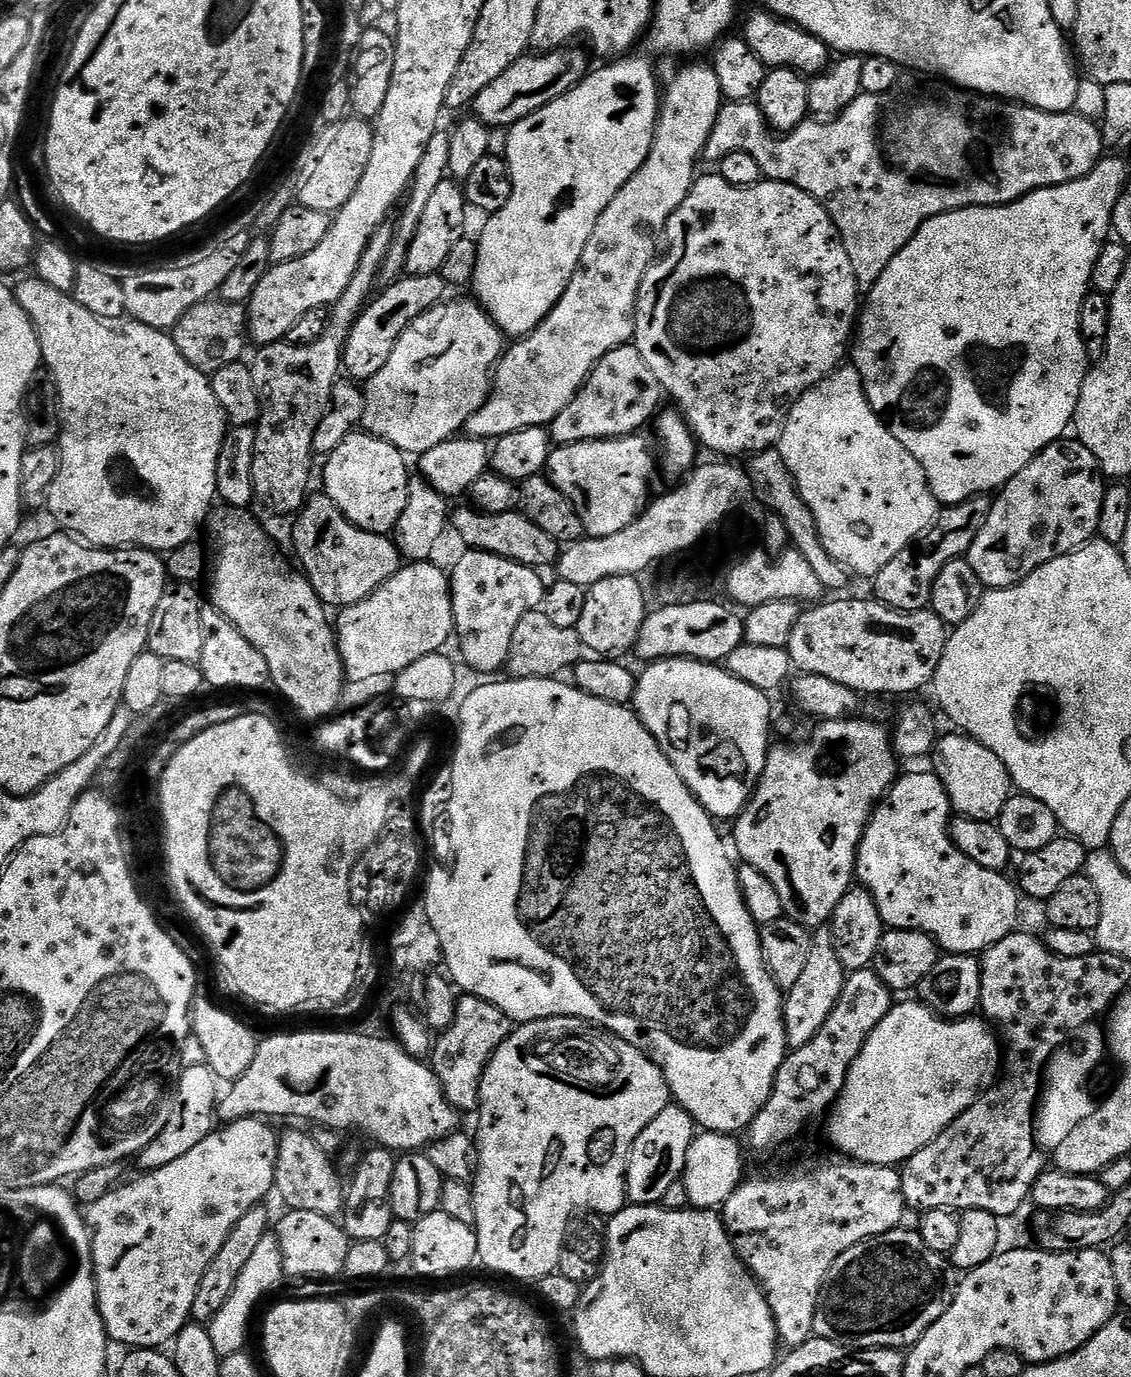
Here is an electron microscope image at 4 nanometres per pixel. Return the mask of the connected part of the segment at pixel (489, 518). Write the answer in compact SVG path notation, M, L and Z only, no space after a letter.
M465 506L451 513L450 528L453 533L456 531L460 535L465 549L489 552L524 564L527 568L545 570L544 568L550 567L551 564L553 567L559 561L562 551L562 546L557 540L538 530L538 526L534 526L534 522L530 522L530 518L526 518L519 510L506 514L486 514L476 511L471 506Z

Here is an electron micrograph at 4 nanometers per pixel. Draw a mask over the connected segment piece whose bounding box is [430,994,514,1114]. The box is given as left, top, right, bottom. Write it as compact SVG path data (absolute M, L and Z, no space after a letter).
M461 995L448 1028L435 1037L430 1053L430 1067L438 1078L446 1102L461 1114L475 1113L480 1107L480 1083L492 1053L512 1033L514 1024L498 1006L477 996Z

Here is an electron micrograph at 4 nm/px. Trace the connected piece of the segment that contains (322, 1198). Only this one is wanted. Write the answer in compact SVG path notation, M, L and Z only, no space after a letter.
M288 1128L285 1132L279 1133L280 1137L280 1153L278 1154L278 1162L274 1170L274 1178L276 1179L275 1195L280 1195L280 1200L288 1210L310 1210L310 1214L322 1214L333 1218L339 1217L344 1211L344 1193L346 1191L345 1181L340 1181L340 1176L336 1173L333 1157L318 1147L315 1135L307 1136L304 1132L299 1132L296 1128Z

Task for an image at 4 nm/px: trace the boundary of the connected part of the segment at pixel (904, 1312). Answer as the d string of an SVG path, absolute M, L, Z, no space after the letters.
M897 1230L887 1232L881 1236L875 1236L869 1240L858 1242L858 1246L850 1246L850 1250L846 1250L846 1254L842 1254L842 1258L838 1258L838 1262L834 1262L834 1266L830 1266L830 1270L824 1279L822 1290L818 1294L818 1302L816 1303L816 1313L814 1314L814 1333L821 1340L829 1340L843 1348L853 1350L863 1350L865 1348L894 1348L897 1350L907 1350L916 1345L922 1338L922 1334L926 1334L926 1330L930 1330L930 1326L934 1326L934 1322L938 1318L942 1318L942 1314L946 1314L947 1308L951 1305L955 1298L958 1285L958 1272L953 1268L951 1259L948 1256L939 1256L934 1250L930 1250L930 1246L926 1246L926 1242L922 1242L919 1232L904 1232Z

